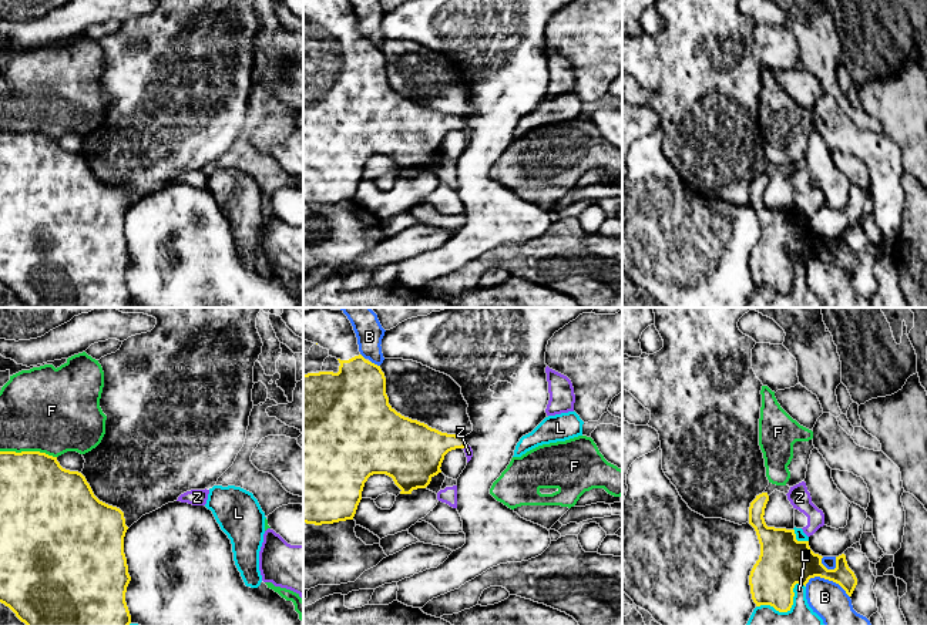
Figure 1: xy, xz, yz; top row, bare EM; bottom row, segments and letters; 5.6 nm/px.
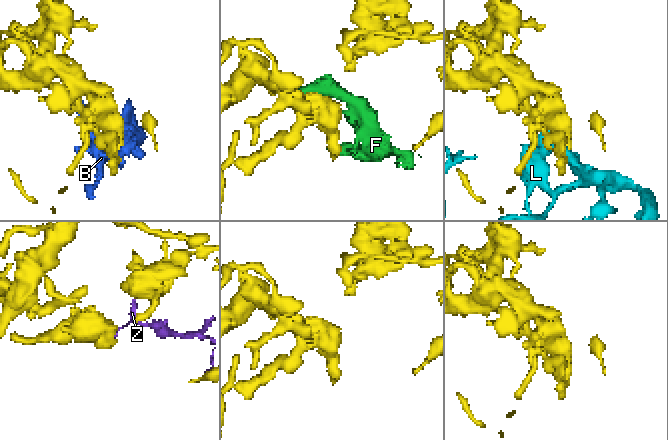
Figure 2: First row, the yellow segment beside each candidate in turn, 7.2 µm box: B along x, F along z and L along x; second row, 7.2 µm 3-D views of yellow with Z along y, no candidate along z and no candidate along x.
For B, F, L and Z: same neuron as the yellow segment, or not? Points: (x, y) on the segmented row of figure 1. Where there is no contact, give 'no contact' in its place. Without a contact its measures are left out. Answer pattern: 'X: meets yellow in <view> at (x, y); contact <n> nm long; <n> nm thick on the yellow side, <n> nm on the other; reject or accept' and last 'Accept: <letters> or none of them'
B: meets yellow in yz at (828, 578); contact 260 nm long; 260 nm thick on the yellow side, 200 nm on the other; reject
F: meets yellow in xy at (29, 452); contact 320 nm long; 420 nm thick on the yellow side, 460 nm on the other; reject
L: meets yellow in yz at (789, 608); contact 300 nm long; 260 nm thick on the yellow side, 130 nm on the other; reject
Z: meets yellow in xz at (463, 447); contact 40 nm long; 300 nm thick on the yellow side, 50 nm on the other; reject
Accept: none of them

